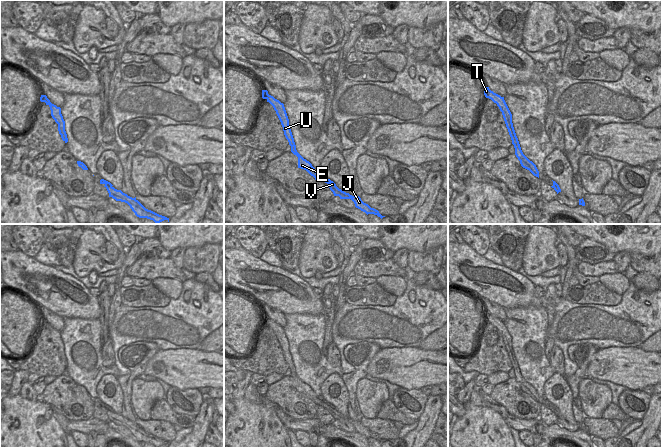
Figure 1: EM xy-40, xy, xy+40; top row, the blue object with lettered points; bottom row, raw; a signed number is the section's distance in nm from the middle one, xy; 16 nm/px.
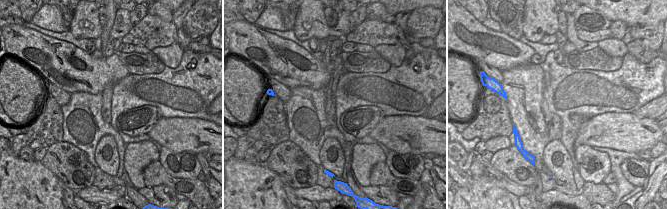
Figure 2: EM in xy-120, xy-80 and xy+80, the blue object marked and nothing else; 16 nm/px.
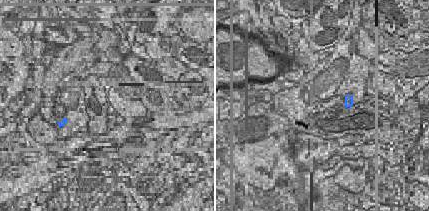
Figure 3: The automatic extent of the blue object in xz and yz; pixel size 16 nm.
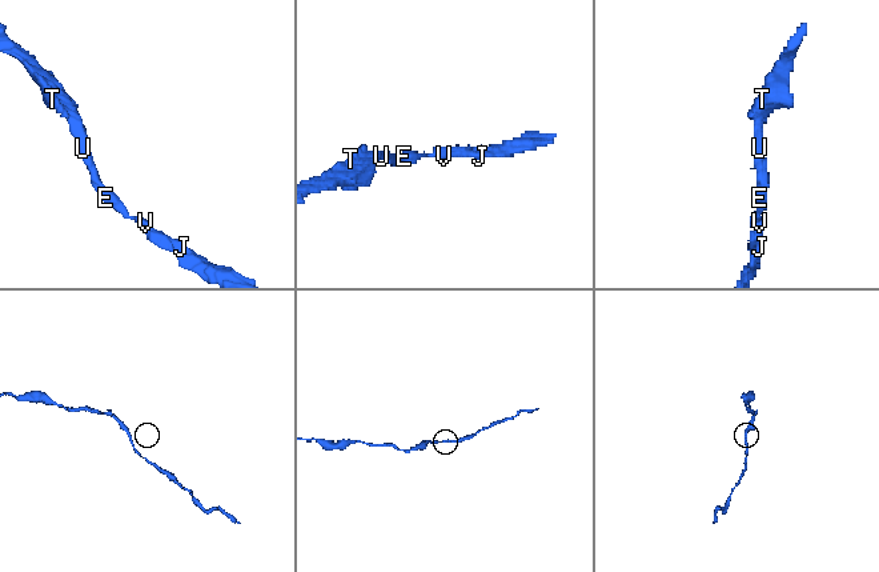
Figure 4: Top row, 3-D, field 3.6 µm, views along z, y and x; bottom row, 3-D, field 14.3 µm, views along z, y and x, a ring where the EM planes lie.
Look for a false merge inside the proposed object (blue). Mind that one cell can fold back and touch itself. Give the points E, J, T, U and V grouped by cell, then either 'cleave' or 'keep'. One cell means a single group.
E J T U V | keep

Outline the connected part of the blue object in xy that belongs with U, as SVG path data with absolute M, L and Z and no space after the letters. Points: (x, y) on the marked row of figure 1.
M262 90L262 98L266 99L267 102L269 102L276 111L276 114L283 127L284 135L288 140L289 145L291 146L291 152L298 157L298 168L306 170L311 176L315 178L316 181L327 183L329 185L328 187L333 192L334 196L339 196L340 199L351 199L354 202L355 207L365 212L367 215L374 214L380 217L381 219L385 217L382 216L378 210L371 208L368 204L364 203L359 196L352 196L349 193L342 191L336 186L336 184L333 181L331 181L328 178L326 180L321 179L315 168L312 166L312 164L306 159L304 159L296 150L296 145L294 142L291 129L289 127L289 119L284 104L281 103L279 100L275 99L273 96L269 95L267 90Z

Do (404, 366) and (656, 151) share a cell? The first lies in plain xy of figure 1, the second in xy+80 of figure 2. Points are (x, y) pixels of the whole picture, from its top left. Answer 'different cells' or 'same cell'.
different cells

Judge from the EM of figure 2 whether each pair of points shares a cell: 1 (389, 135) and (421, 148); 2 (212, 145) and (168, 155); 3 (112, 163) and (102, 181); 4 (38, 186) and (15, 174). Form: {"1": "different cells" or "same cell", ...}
{"1": "same cell", "2": "different cells", "3": "different cells", "4": "same cell"}

